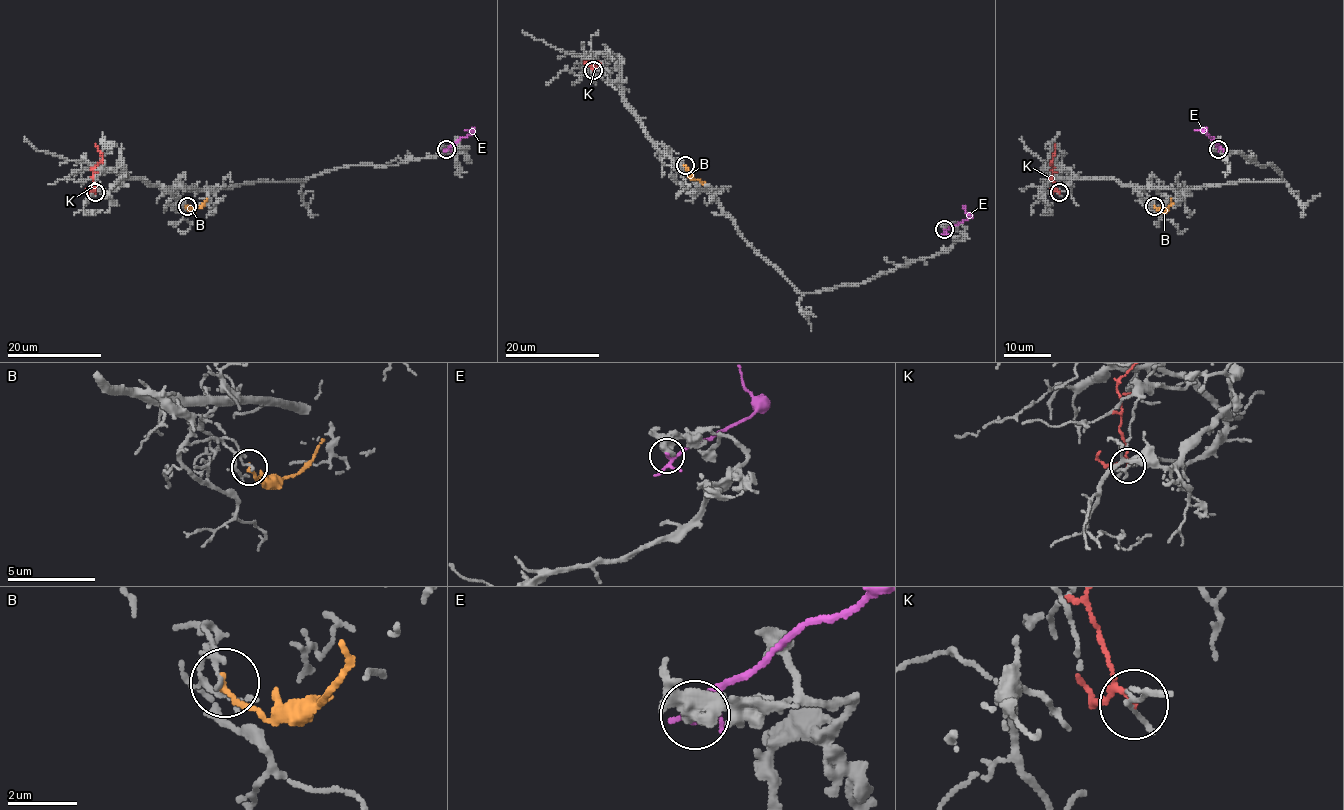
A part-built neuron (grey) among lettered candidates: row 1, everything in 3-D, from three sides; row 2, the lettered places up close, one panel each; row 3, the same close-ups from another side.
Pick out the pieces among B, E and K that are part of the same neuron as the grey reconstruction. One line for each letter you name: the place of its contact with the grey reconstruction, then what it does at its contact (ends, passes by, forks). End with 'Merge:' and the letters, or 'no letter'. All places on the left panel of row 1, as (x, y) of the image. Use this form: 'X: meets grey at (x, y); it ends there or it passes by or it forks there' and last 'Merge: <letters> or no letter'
Merge: no letter

